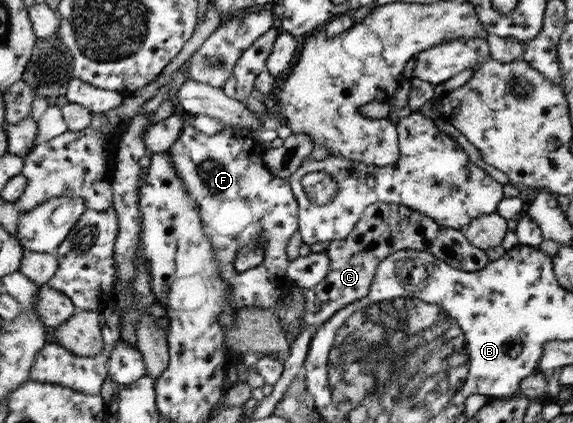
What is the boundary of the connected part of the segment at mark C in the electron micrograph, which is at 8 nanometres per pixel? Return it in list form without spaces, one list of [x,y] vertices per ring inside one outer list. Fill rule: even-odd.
[[[383,202],[371,204],[345,240],[333,240],[328,243],[325,249],[326,255],[331,259],[328,273],[317,286],[305,292],[303,323],[307,326],[321,327],[343,307],[367,297],[377,267],[391,253],[401,251],[405,247],[413,251],[427,251],[441,259],[441,262],[467,272],[484,269],[490,263],[485,250],[471,245],[460,230],[443,227],[434,218],[405,205]]]

